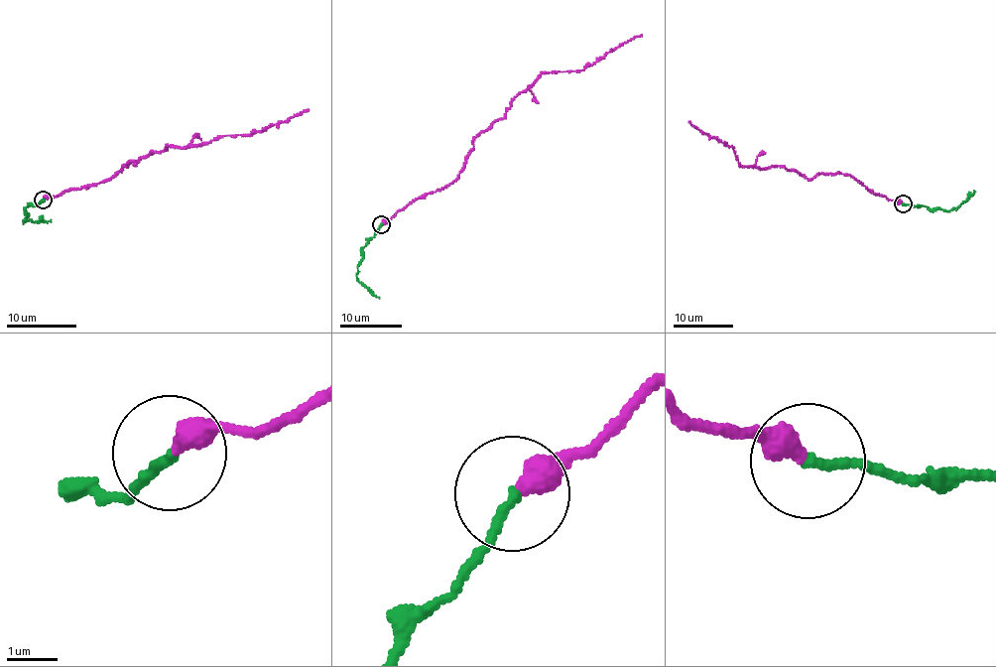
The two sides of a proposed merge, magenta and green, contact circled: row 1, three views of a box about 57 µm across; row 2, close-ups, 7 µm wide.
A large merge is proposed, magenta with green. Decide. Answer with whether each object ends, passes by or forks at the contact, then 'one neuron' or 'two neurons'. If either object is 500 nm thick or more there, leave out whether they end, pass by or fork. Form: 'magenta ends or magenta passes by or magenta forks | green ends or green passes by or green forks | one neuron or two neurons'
magenta ends | green ends | one neuron

